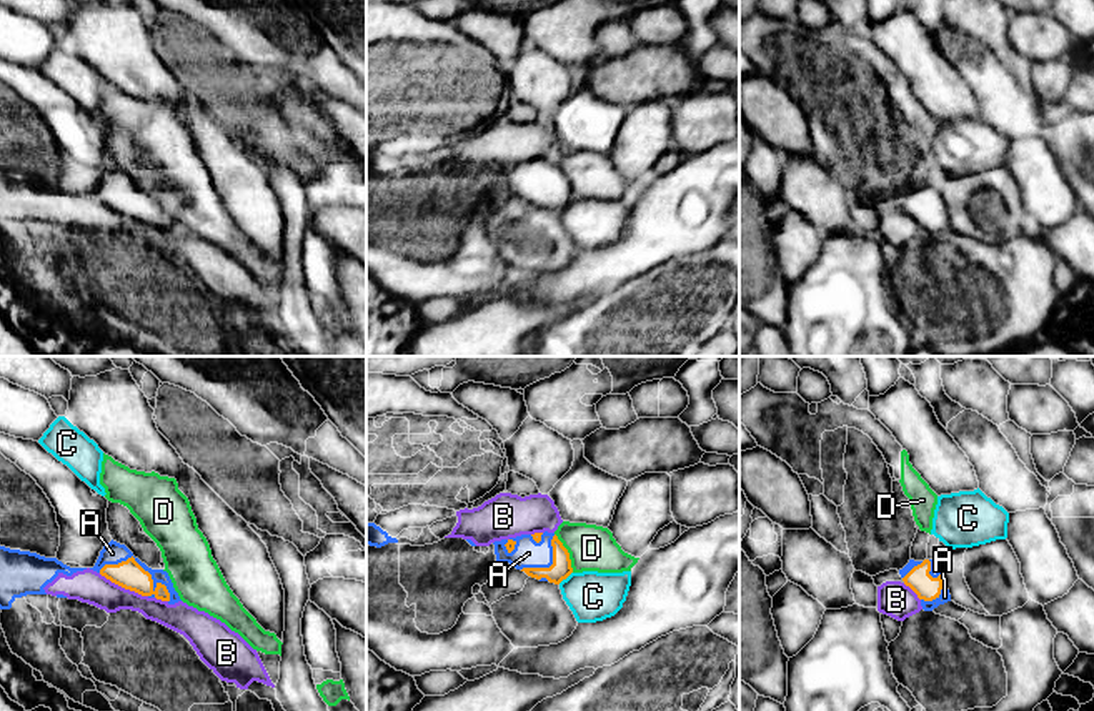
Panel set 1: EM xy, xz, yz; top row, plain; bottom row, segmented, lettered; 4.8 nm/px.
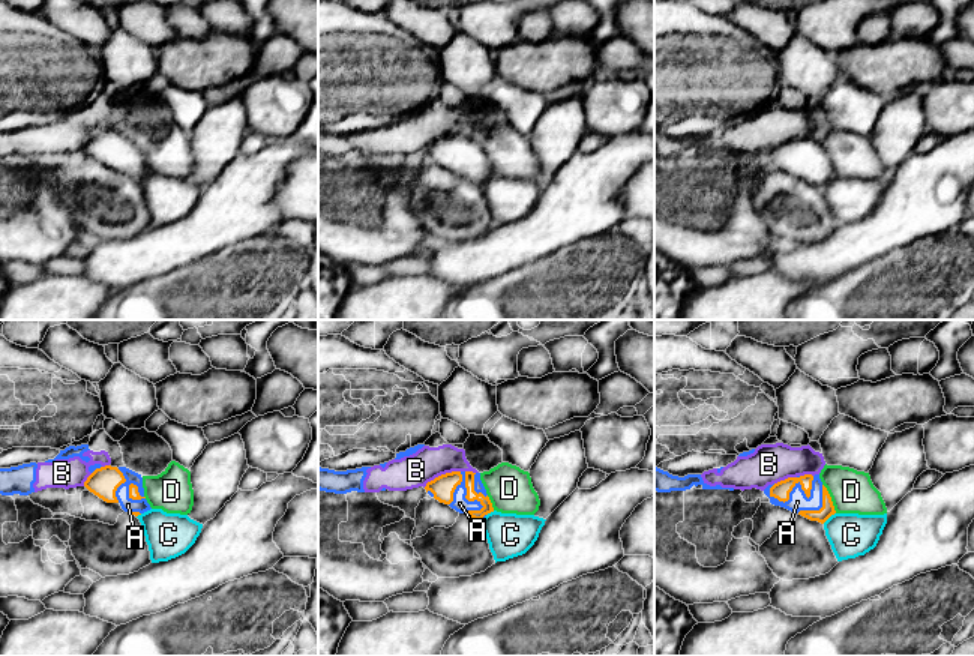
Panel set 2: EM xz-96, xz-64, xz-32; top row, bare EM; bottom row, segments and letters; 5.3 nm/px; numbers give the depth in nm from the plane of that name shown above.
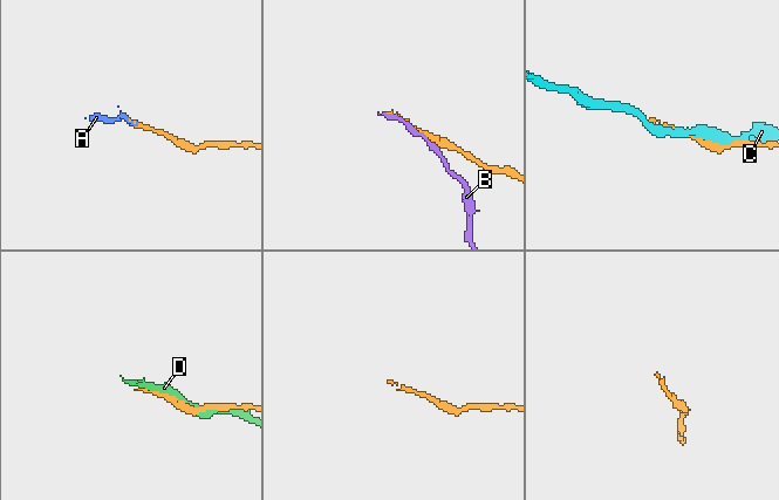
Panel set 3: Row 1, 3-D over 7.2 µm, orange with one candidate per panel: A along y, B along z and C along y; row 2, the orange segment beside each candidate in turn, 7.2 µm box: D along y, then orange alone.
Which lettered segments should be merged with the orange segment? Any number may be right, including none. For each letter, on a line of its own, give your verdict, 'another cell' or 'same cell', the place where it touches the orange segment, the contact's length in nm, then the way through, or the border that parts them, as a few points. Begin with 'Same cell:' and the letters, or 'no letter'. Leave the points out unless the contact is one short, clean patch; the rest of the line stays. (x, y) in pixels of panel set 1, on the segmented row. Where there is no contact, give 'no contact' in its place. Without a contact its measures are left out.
Same cell: no letter
A: another cell; meets orange in xy at (139, 565); contact 380 nm long
B: another cell; meets orange in xy at (124, 586); contact 260 nm long
C: another cell; meets orange in xz at (565, 578); contact 90 nm long
D: another cell; meets orange in xz at (568, 553); contact 220 nm long

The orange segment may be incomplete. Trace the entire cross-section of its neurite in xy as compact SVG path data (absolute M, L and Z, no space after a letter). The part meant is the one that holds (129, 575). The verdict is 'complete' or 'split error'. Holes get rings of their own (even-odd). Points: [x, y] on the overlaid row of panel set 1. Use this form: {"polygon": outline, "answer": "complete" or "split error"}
{"polygon": "M128 558L127 561L122 561L118 564L105 564L100 569L100 574L110 579L112 583L135 591L142 596L155 596L162 601L170 601L170 593L165 584L153 583L152 574L145 571L135 558Z", "answer": "complete"}

